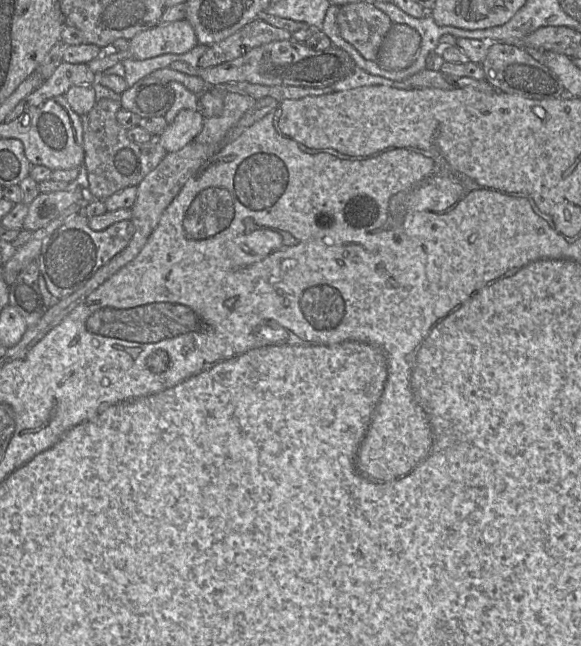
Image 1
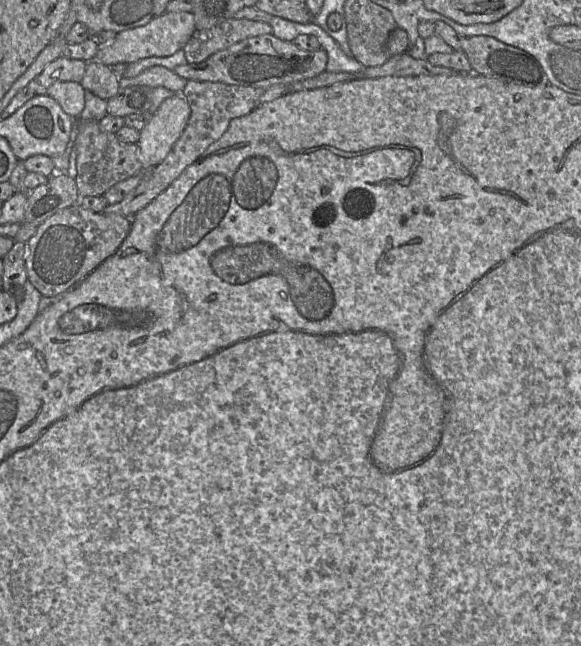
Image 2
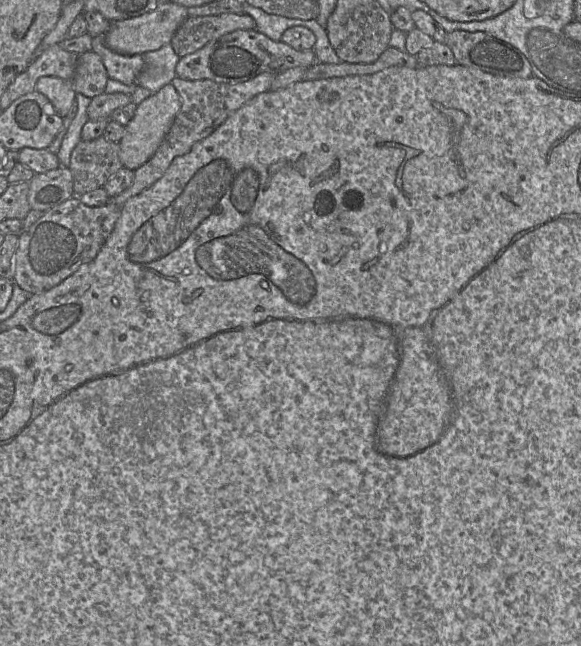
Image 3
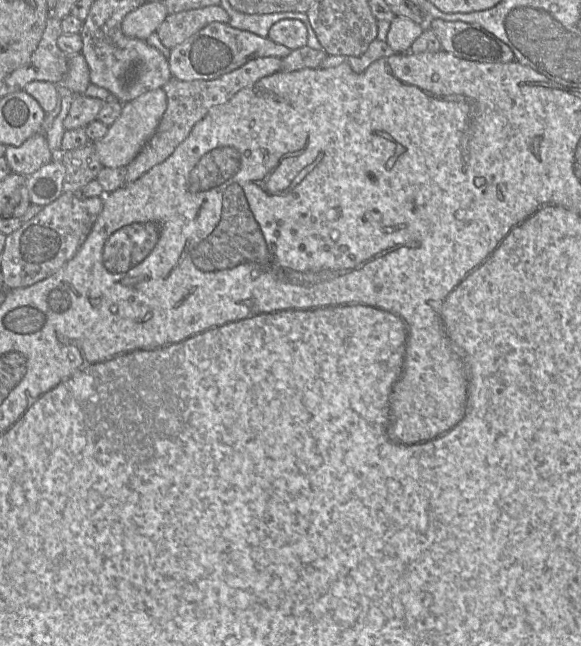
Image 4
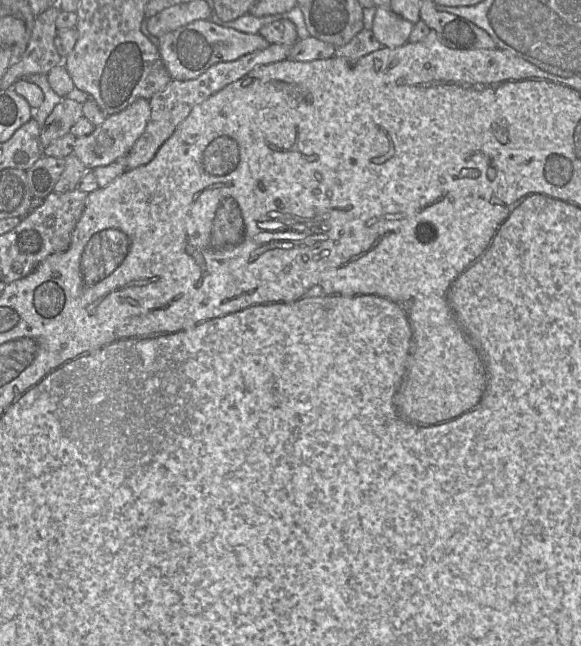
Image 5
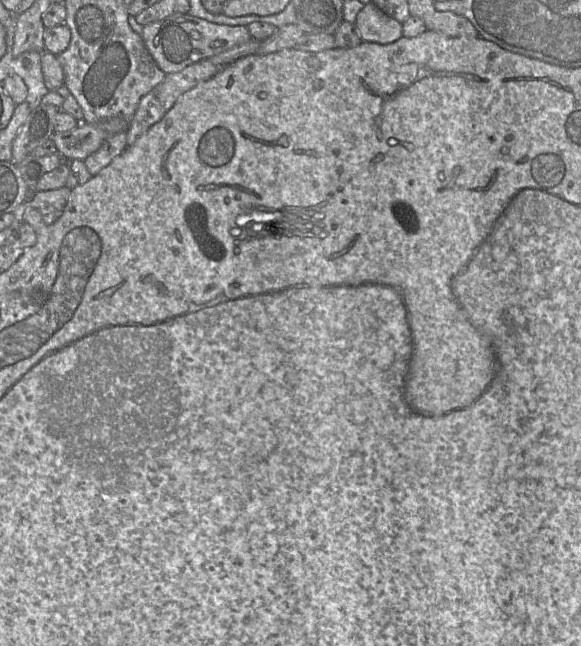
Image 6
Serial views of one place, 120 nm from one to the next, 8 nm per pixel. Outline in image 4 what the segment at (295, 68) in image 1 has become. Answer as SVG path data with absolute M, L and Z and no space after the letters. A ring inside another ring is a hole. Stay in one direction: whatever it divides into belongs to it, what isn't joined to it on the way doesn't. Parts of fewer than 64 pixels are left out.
M212 22L170 50L168 64L173 78L182 81L212 80L229 73L250 60L263 57L285 58L291 50L268 37Z

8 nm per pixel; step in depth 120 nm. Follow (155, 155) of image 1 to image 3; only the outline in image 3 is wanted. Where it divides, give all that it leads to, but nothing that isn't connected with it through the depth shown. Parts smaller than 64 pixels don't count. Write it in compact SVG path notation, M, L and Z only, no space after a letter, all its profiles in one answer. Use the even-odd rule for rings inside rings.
M104 137L92 141L80 140L72 151L69 170L73 177L74 196L102 188L123 165L119 158L119 144Z

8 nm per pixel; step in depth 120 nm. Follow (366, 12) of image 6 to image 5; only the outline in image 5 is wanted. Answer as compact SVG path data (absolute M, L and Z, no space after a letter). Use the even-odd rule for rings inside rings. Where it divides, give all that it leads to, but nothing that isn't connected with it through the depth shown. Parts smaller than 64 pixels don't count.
M376 7L371 31L384 47L395 49L409 42L413 26L390 9Z

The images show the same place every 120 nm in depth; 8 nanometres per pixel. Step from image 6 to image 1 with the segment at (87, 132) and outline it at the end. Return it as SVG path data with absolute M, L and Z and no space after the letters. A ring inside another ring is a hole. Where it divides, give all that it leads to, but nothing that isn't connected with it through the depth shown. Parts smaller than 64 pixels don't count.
M192 109L181 110L173 122L158 136L168 153L176 152L191 143L201 132L204 124L203 115Z

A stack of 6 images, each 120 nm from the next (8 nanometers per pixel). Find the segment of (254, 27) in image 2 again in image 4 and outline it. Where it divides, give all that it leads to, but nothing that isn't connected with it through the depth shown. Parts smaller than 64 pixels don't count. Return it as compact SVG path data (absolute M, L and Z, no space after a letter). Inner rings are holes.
M207 6L168 15L156 33L162 44L172 49L212 22L228 24L229 15L221 6Z

